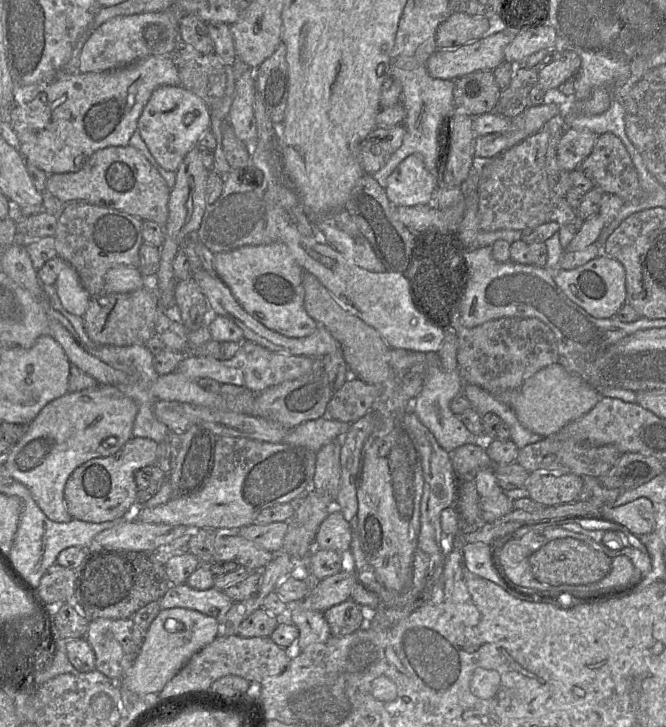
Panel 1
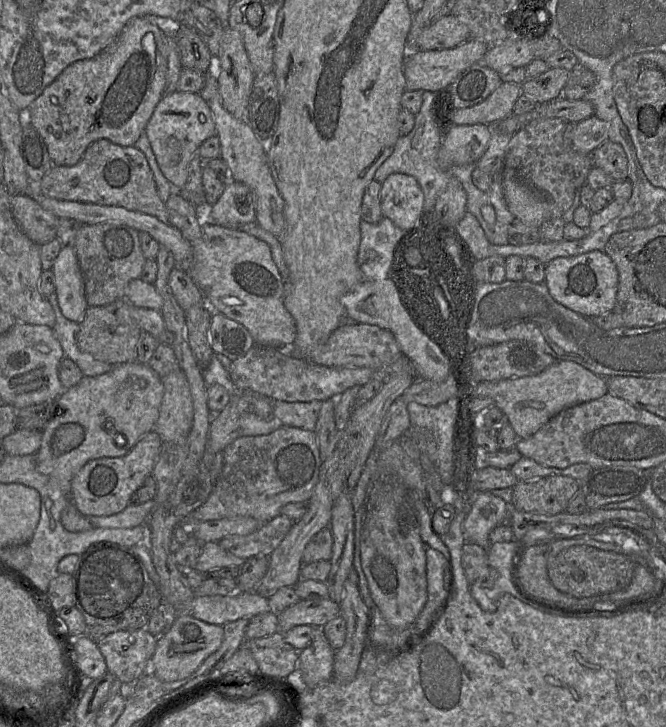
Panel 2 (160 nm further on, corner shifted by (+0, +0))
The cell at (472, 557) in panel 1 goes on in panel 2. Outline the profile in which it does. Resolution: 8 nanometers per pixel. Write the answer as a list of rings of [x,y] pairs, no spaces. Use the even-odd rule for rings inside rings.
[[[511,540],[492,543],[487,549],[491,579],[470,585],[471,595],[484,611],[496,611],[499,600],[504,594],[511,594],[524,603],[531,604],[514,581],[514,571],[525,547],[520,541]]]

